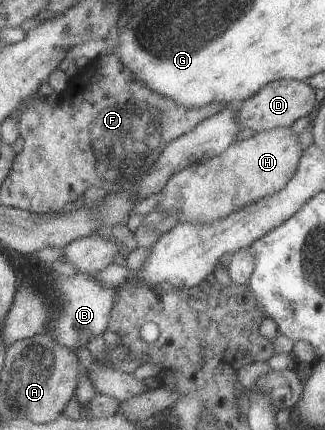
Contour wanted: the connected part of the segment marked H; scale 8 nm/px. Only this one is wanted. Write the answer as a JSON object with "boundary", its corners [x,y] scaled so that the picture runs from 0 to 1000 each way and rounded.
{"boundary":[[[855,295],[788,307],[763,323],[711,330],[680,358],[634,365],[622,374],[582,379],[572,391],[538,400],[495,437],[498,465],[474,484],[483,488],[545,491],[554,495],[548,516],[649,519],[689,507],[726,486],[763,472],[788,470],[825,453],[846,451],[895,416],[908,402],[929,358],[908,307],[892,298]]]}

